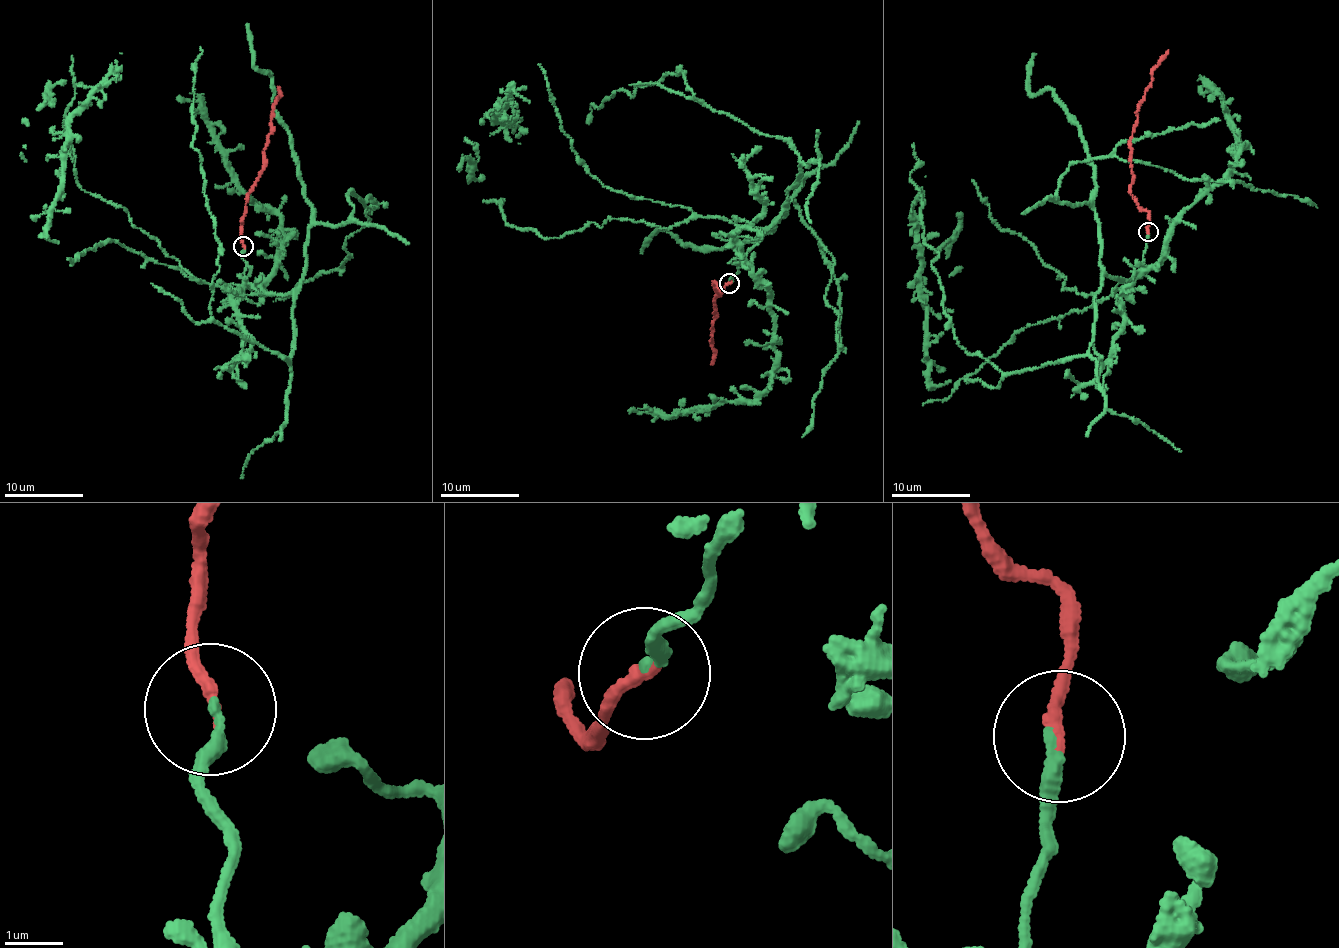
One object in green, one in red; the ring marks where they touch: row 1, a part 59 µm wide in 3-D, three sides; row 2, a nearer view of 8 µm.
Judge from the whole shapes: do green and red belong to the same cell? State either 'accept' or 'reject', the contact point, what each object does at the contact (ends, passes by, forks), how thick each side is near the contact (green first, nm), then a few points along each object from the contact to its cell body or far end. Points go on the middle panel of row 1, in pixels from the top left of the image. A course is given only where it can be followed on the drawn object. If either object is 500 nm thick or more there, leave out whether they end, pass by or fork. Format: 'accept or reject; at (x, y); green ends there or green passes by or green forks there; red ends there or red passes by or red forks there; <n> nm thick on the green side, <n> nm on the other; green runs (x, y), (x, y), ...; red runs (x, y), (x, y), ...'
accept; at (729, 283); green ends there; red ends there; 200 nm thick on the green side, 200 nm on the other; green runs (729, 283), (778, 218), (798, 155), (694, 97), (685, 72), (638, 84), (633, 97), (615, 91), (587, 120); red runs (729, 283), (721, 293), (715, 282), (712, 285), (719, 294), (713, 299), (713, 365)

